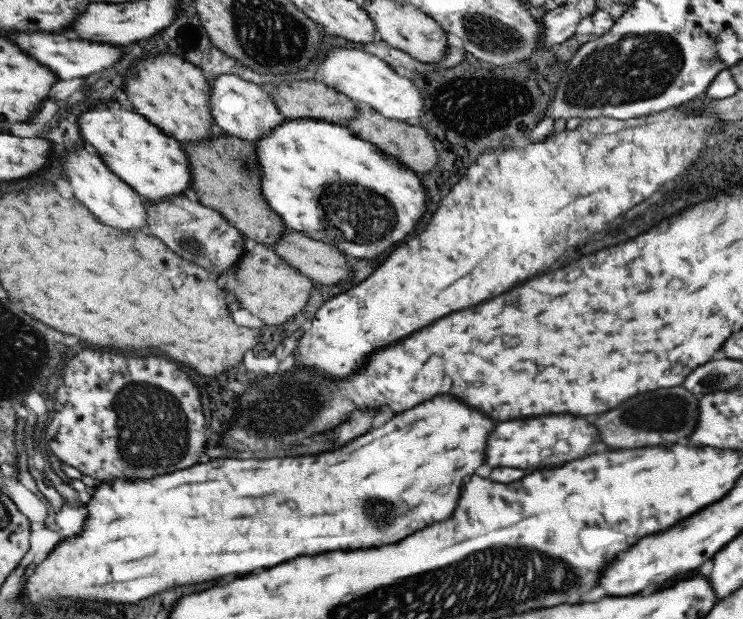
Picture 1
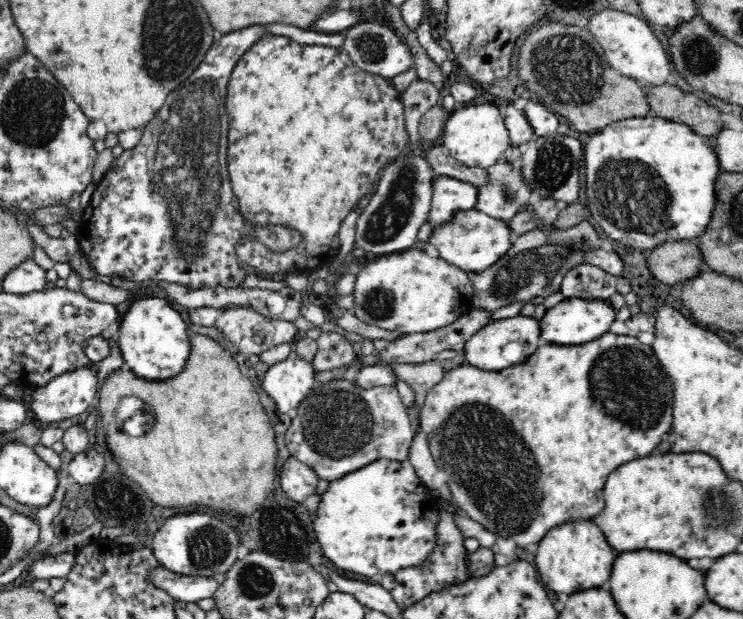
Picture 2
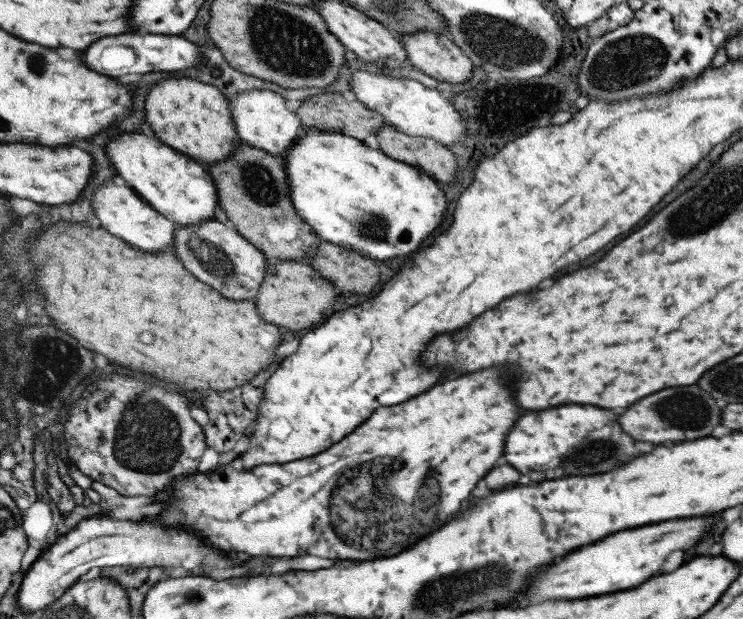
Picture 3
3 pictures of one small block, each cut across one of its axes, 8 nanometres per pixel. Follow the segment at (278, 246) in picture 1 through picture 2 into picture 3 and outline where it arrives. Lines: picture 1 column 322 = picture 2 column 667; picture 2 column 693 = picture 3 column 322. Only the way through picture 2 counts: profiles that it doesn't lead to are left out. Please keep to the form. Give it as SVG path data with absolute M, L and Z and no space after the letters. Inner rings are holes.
M322 241L318 243L316 253L310 256L309 265L320 272L320 276L323 276L328 282L332 282L335 288L340 288L342 290L340 293L366 294L378 284L378 268L370 260L352 249Z

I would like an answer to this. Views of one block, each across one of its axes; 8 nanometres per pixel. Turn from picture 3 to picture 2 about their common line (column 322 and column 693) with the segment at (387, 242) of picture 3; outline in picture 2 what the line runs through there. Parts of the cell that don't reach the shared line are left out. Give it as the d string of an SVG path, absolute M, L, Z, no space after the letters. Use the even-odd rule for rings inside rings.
M649 116L649 117L633 117L622 121L616 121L592 132L590 141L586 144L586 160L582 161L582 169L586 170L586 194L587 208L591 212L591 216L598 222L600 228L608 236L609 241L619 240L626 246L632 248L640 248L641 250L650 250L658 244L674 240L691 240L694 241L698 236L704 234L704 228L708 226L712 218L712 210L716 206L716 182L719 173L722 171L718 162L718 155L712 143L705 137L695 134L695 132L685 124L677 123L676 121L666 121L665 119Z

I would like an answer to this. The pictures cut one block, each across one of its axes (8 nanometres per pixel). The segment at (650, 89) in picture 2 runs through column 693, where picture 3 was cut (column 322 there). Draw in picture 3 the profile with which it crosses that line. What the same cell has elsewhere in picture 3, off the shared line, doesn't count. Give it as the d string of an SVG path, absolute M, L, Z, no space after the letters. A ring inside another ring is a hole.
M324 93L304 99L295 114L304 126L312 130L341 132L360 141L364 141L370 134L376 134L382 125L387 124L387 120L378 112L369 110L357 99L342 93Z

